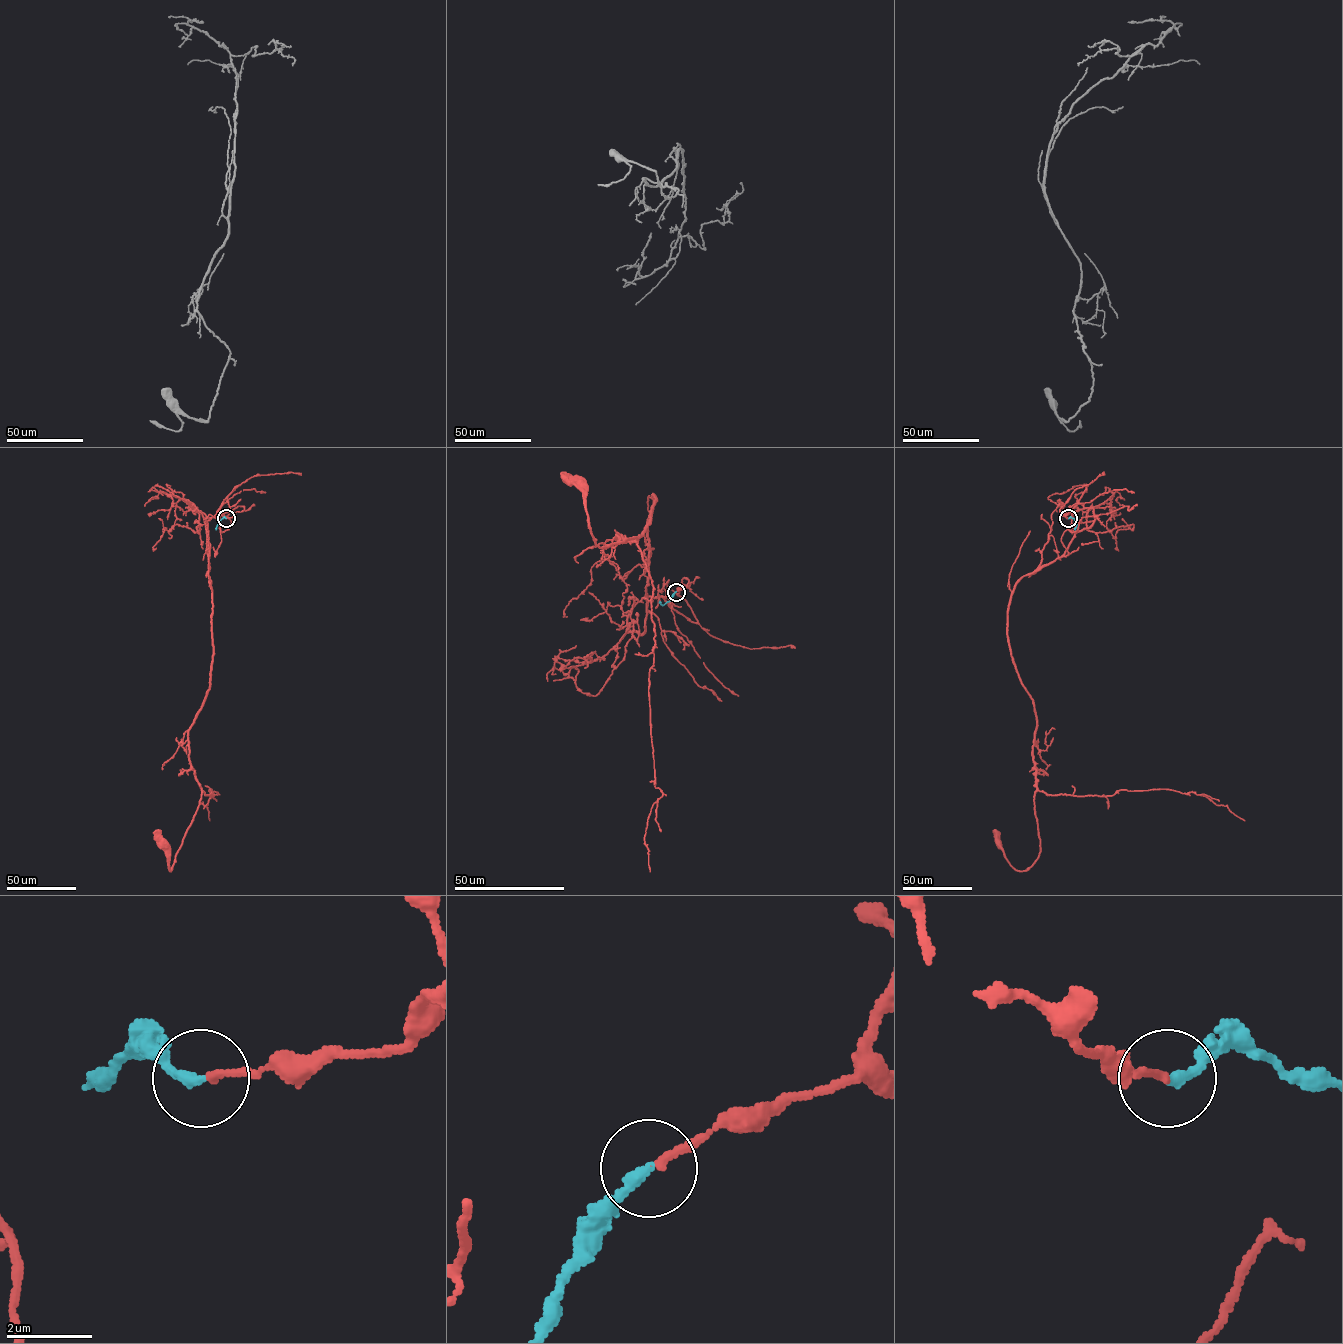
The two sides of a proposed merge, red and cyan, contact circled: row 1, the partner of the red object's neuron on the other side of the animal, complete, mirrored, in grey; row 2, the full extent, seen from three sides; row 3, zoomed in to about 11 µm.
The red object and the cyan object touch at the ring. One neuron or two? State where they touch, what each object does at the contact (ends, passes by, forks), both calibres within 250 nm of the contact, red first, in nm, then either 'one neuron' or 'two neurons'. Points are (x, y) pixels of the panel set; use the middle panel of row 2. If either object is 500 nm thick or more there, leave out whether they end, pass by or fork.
(676, 592) | red ends | cyan ends | 160/280 nm | one neuron

